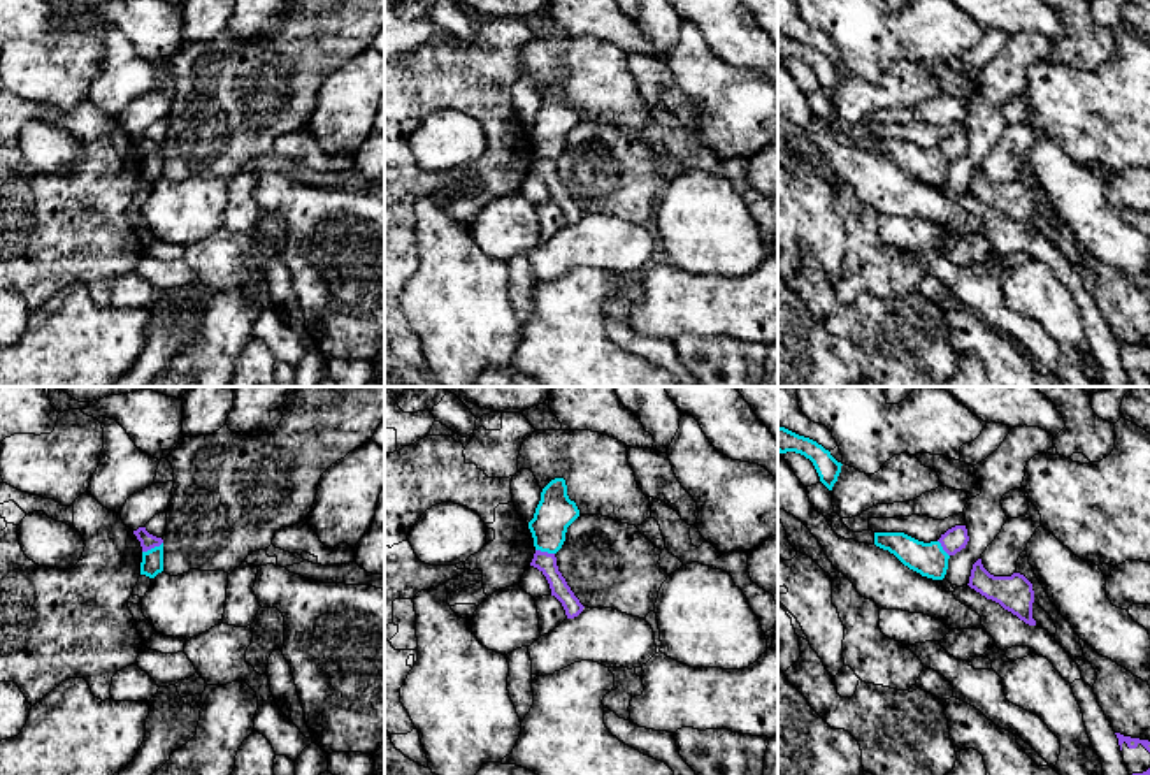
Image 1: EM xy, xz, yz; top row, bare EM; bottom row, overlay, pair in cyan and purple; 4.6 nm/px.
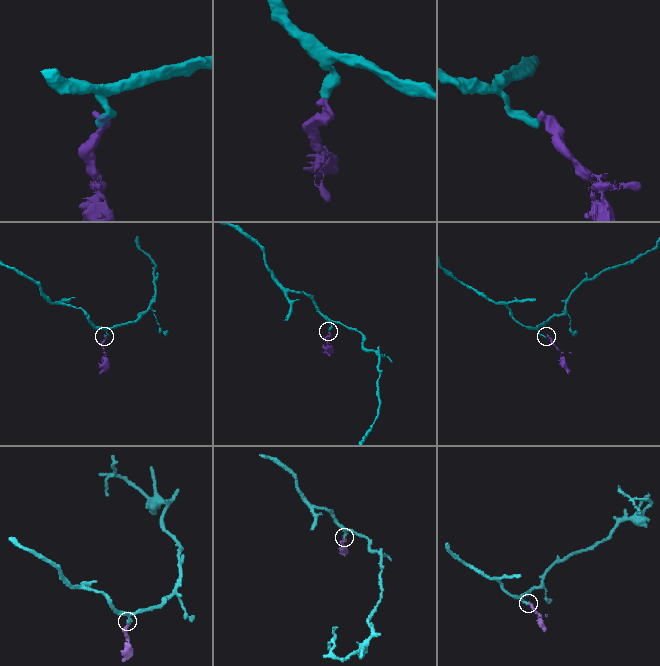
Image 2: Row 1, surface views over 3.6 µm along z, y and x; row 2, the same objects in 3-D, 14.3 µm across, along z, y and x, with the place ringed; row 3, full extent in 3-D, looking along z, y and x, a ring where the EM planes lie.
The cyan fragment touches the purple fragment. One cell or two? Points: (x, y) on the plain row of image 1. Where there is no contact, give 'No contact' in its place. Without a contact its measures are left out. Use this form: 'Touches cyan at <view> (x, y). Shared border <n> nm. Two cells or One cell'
Touches cyan at xy (151, 155). Shared border 110 nm. Two cells

